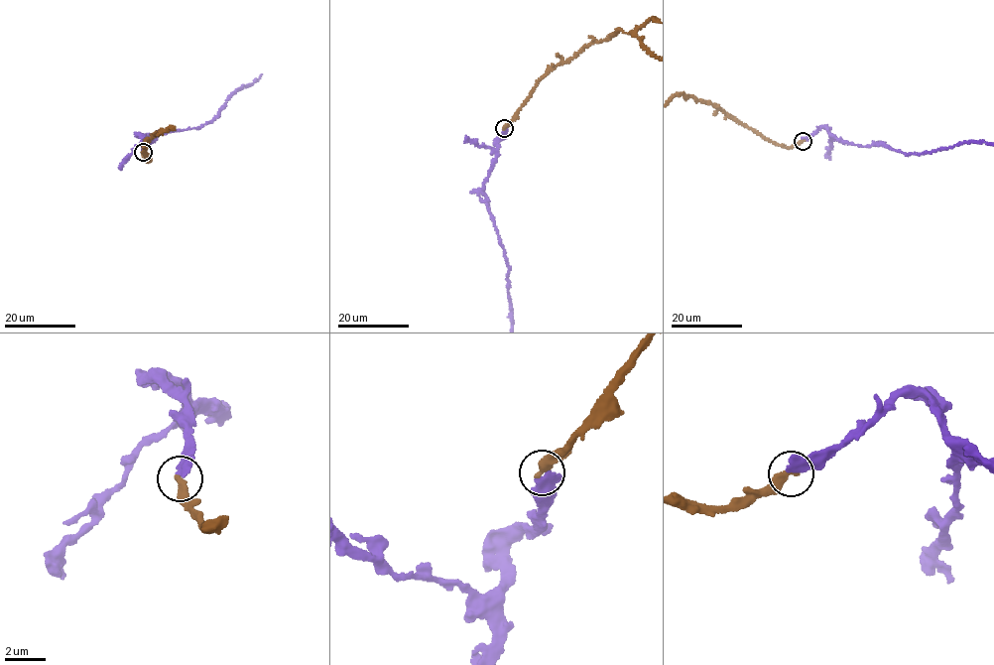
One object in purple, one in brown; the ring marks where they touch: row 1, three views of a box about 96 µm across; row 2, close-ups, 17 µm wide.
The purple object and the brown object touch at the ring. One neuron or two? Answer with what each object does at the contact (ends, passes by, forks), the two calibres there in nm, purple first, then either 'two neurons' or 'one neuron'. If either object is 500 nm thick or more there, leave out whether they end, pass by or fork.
purple ends there; brown ends there; 420 nm thick on the purple side, 400 nm on the other; one neuron

